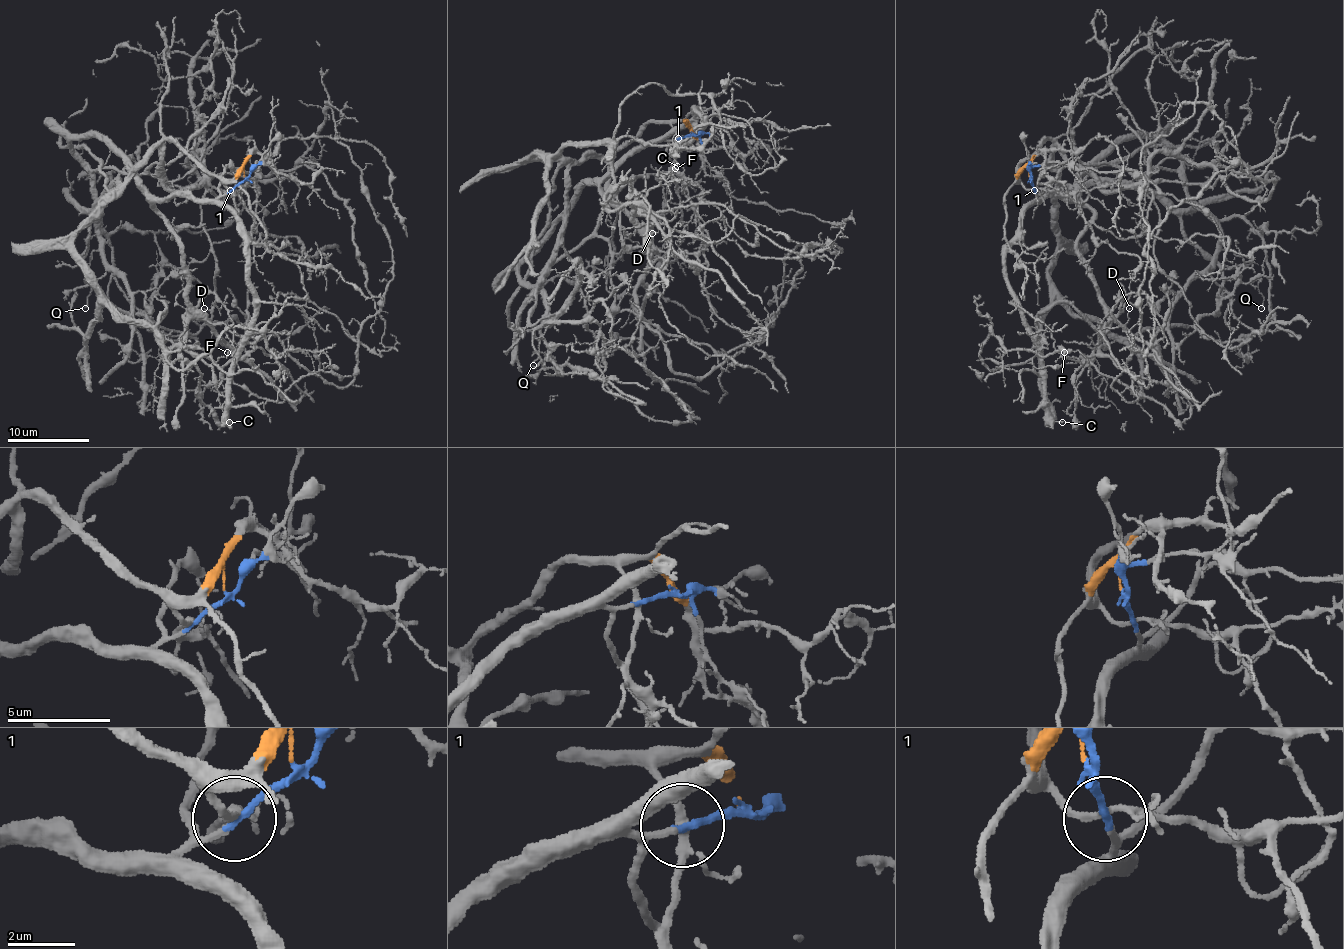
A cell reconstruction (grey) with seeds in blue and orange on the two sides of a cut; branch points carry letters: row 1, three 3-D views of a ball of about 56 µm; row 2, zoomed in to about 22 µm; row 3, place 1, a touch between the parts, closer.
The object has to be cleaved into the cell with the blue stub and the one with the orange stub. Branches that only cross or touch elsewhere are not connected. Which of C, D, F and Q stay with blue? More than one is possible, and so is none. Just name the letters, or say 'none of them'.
C, D

